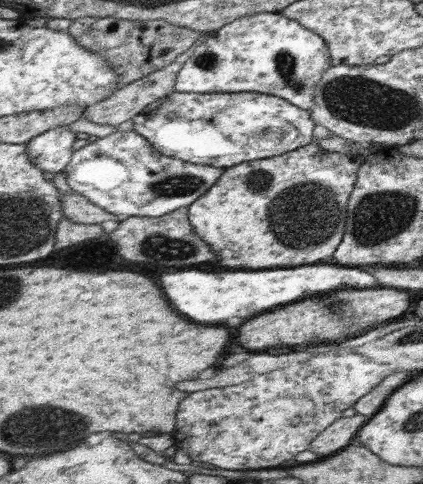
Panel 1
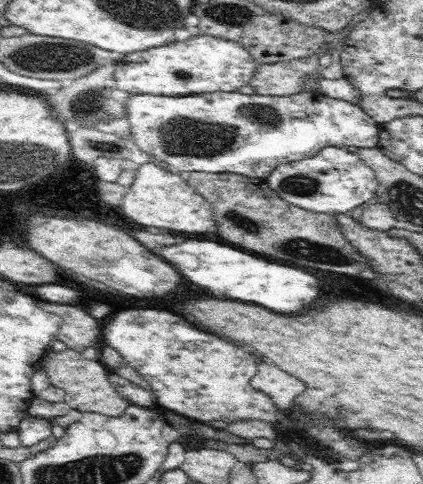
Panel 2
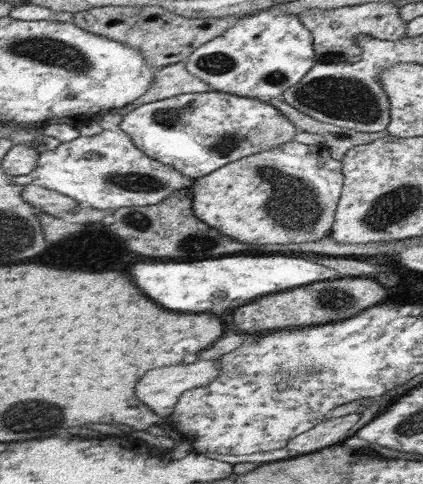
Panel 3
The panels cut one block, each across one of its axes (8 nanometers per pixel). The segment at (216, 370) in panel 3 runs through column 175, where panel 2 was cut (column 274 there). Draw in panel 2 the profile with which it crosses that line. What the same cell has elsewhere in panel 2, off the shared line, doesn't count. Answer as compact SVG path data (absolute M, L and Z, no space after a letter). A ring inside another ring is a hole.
M260 364L258 374L250 383L252 388L268 394L273 404L278 404L278 410L289 410L288 406L292 404L292 400L304 392L304 382L270 364Z

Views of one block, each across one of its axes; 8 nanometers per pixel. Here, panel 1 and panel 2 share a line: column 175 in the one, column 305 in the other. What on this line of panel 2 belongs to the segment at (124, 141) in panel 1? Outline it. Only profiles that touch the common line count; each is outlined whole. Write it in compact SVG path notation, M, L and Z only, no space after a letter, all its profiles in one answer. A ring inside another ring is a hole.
M326 146L312 158L280 164L265 179L280 198L312 213L337 215L362 206L377 195L376 173L357 153L336 146Z

